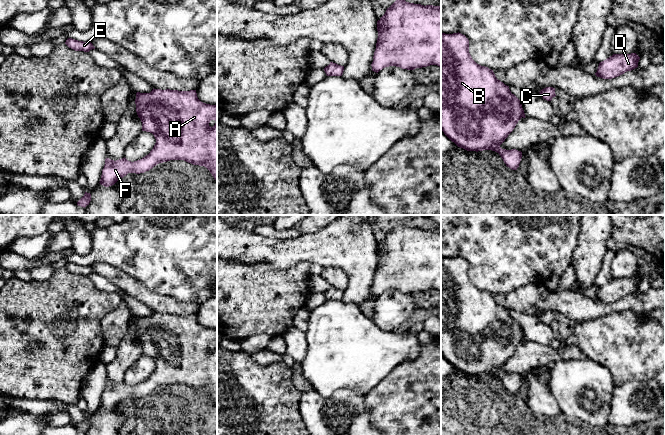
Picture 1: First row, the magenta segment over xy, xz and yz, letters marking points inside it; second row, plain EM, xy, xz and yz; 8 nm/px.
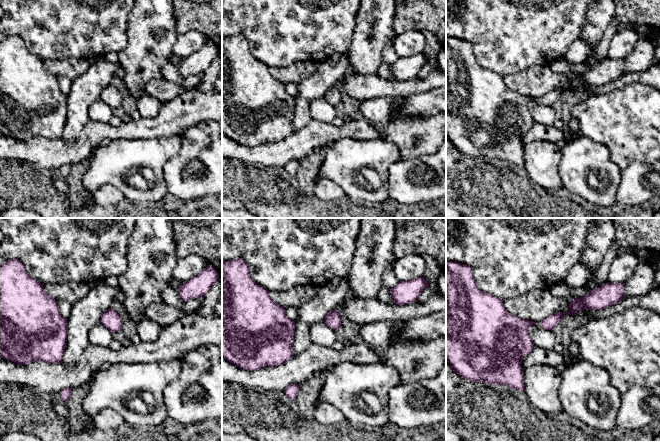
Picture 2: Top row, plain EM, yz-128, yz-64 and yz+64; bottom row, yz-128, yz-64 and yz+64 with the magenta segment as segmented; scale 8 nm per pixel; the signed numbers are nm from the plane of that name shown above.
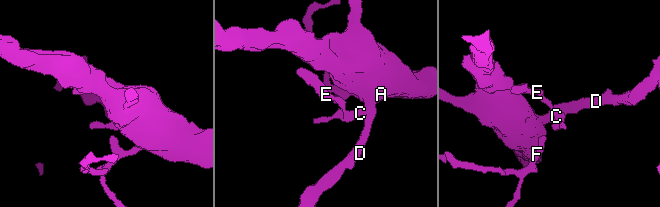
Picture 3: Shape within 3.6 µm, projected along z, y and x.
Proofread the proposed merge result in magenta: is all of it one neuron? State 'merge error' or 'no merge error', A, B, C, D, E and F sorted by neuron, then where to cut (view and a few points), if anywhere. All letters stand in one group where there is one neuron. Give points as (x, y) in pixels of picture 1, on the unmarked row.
merge error; A B C D E / F; cut in yz along (521, 377), (519, 380), (508, 378), (502, 382)

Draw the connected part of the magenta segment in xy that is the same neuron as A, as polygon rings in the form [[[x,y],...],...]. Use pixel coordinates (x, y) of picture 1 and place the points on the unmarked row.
[[[154,312],[150,317],[137,316],[135,328],[136,328],[137,339],[142,346],[142,355],[152,357],[156,363],[156,367],[149,378],[154,377],[155,382],[158,383],[161,387],[170,384],[184,384],[193,389],[204,390],[210,395],[214,403],[217,404],[217,330],[216,329],[210,329],[201,326],[197,321],[196,314],[178,315],[178,314],[170,314],[170,313],[161,314],[161,313],[154,313]]]

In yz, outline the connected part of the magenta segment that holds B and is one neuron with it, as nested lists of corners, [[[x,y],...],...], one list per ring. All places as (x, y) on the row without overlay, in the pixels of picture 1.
[[[441,257],[441,354],[458,371],[467,375],[492,374],[501,382],[514,378],[520,381],[521,375],[502,373],[500,369],[513,355],[525,337],[520,324],[511,317],[509,310],[498,304],[493,294],[477,288],[469,277],[469,264],[461,257]]]

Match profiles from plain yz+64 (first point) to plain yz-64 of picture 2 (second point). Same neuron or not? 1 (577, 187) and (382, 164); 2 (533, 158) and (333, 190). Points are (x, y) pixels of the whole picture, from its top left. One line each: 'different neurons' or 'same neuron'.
1: same neuron
2: same neuron

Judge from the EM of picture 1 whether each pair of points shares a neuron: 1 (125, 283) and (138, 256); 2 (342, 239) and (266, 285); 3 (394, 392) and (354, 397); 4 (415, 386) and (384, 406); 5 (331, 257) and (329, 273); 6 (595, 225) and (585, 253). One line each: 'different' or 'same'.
1: different
2: different
3: different
4: same
5: different
6: same

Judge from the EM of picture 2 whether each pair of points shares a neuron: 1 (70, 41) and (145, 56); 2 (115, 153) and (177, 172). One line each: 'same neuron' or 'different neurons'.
1: different neurons
2: different neurons

